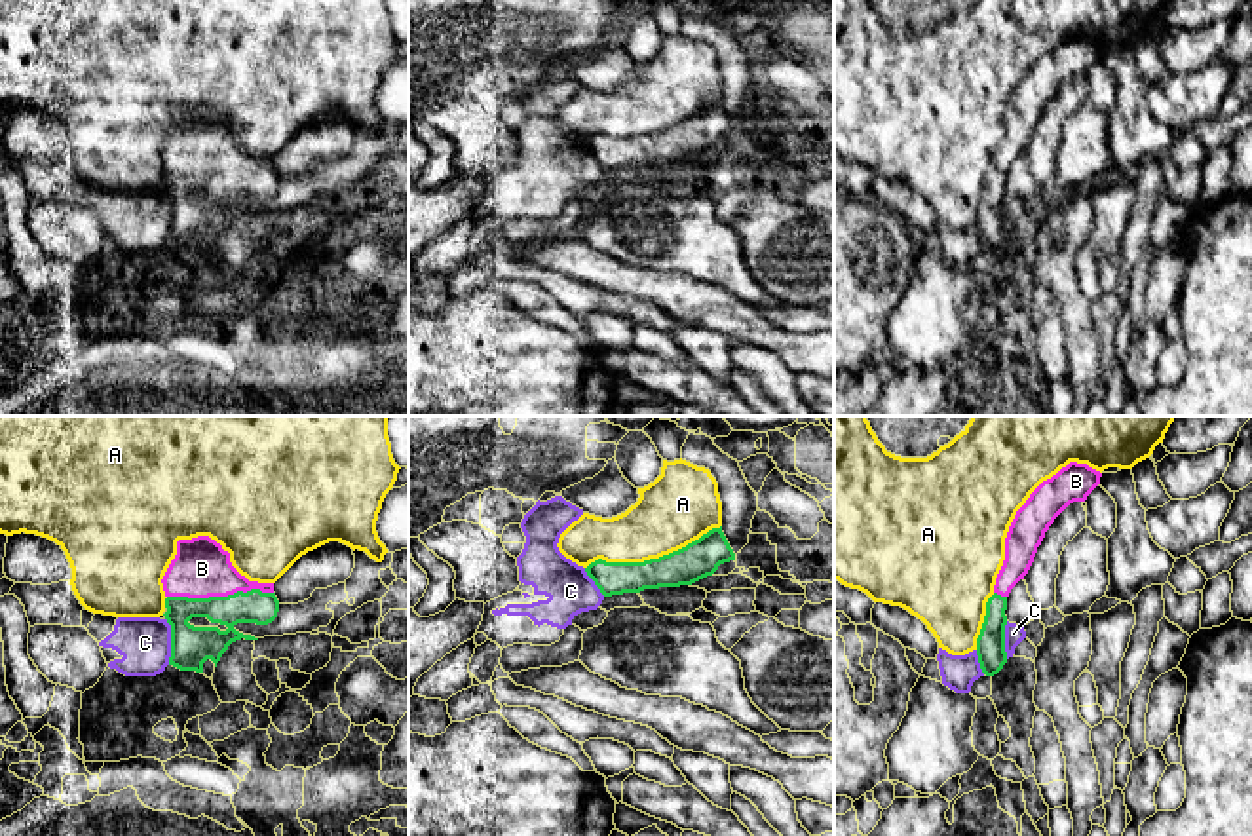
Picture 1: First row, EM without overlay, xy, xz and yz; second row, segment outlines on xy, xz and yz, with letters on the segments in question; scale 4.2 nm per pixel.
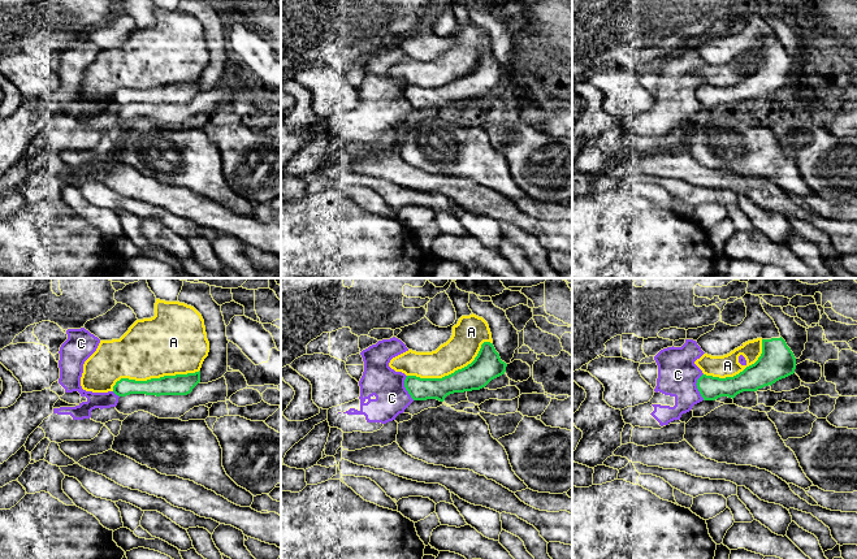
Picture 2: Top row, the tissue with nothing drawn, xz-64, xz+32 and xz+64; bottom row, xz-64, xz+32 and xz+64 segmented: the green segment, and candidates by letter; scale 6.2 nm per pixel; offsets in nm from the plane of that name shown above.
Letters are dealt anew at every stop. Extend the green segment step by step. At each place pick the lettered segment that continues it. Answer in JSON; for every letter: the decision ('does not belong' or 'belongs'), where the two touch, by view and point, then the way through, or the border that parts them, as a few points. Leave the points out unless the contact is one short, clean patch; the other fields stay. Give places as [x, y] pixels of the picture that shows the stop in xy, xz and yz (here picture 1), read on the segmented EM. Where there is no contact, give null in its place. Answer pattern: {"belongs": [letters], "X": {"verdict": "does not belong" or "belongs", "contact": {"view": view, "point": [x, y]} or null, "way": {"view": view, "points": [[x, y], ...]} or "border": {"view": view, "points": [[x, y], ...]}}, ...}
{"belongs": ["B"], "A": {"verdict": "does not belong", "contact": {"view": "xz", "point": [652, 559]}}, "B": {"verdict": "belongs", "contact": {"view": "xy", "point": [219, 597]}, "way": {"view": "xy", "points": [[190, 646], [185, 618], [219, 597], [202, 578], [202, 569]]}}, "C": {"verdict": "does not belong", "contact": {"view": "xy", "point": [171, 641]}}}

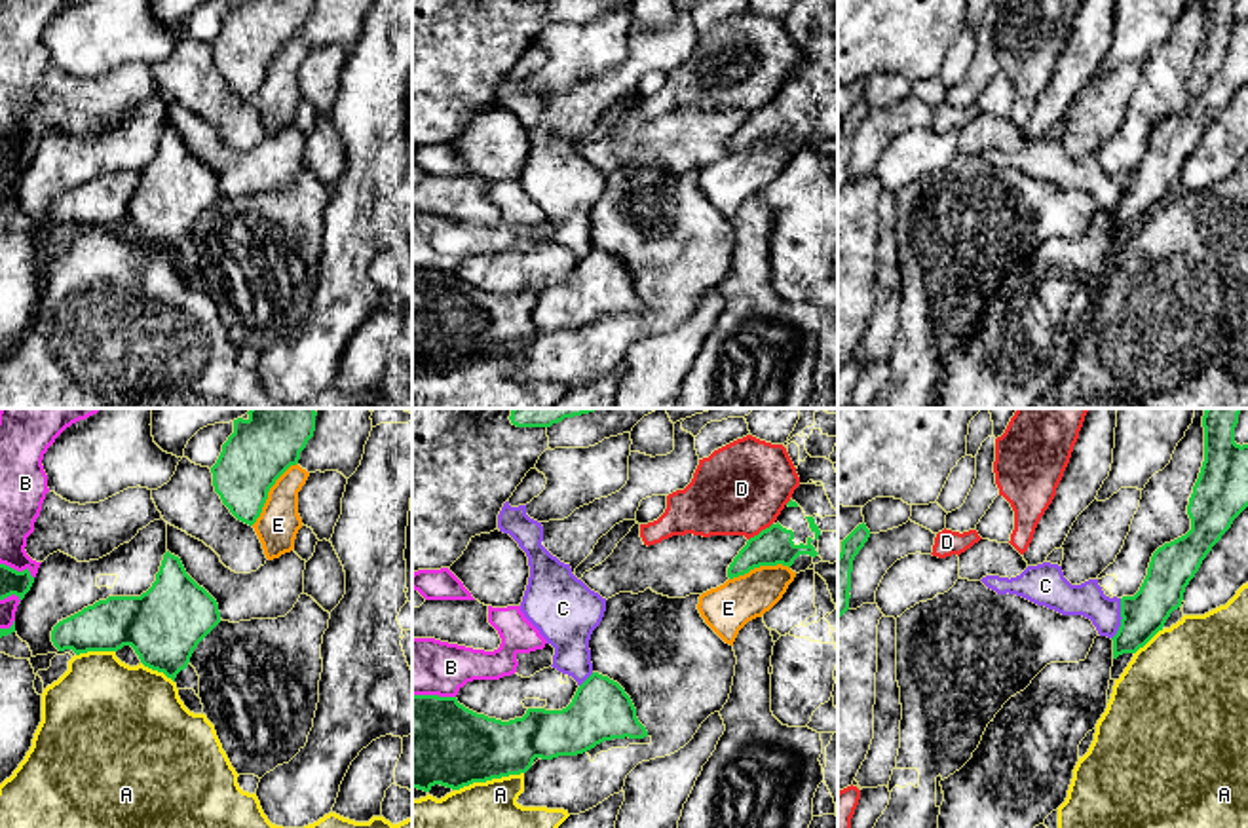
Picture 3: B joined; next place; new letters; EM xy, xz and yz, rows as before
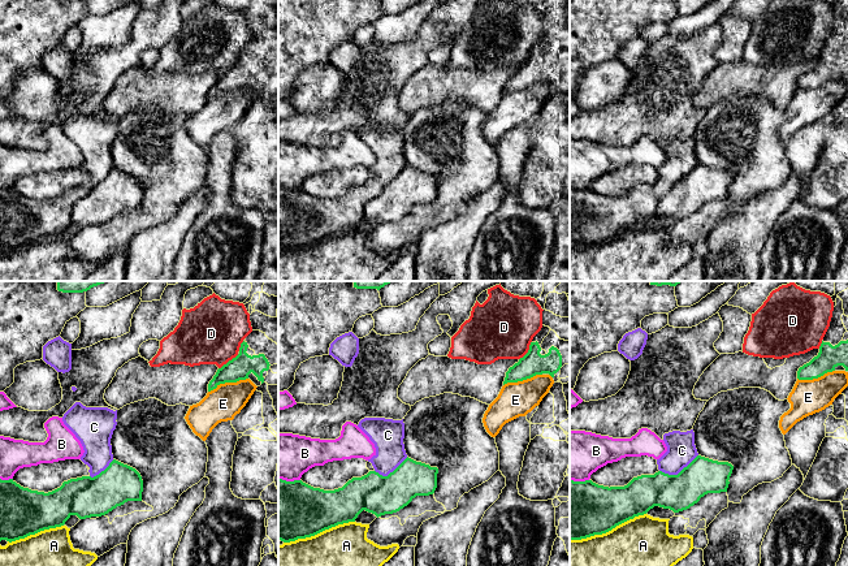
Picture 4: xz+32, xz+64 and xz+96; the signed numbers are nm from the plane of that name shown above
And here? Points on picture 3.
{"belongs": ["C"], "A": {"verdict": "does not belong", "contact": {"view": "xz", "point": [489, 779]}}, "B": {"verdict": "does not belong", "contact": {"view": "xy", "point": [16, 570]}}, "C": {"verdict": "belongs", "contact": {"view": "yz", "point": [1121, 620]}, "way": {"view": "yz", "points": [[1144, 614], [1136, 620], [1121, 620], [1108, 616], [1087, 599]]}}, "D": {"verdict": "does not belong", "contact": {"view": "xz", "point": [762, 530]}}, "E": {"verdict": "does not belong", "contact": {"view": "xy", "point": [268, 490]}}}

